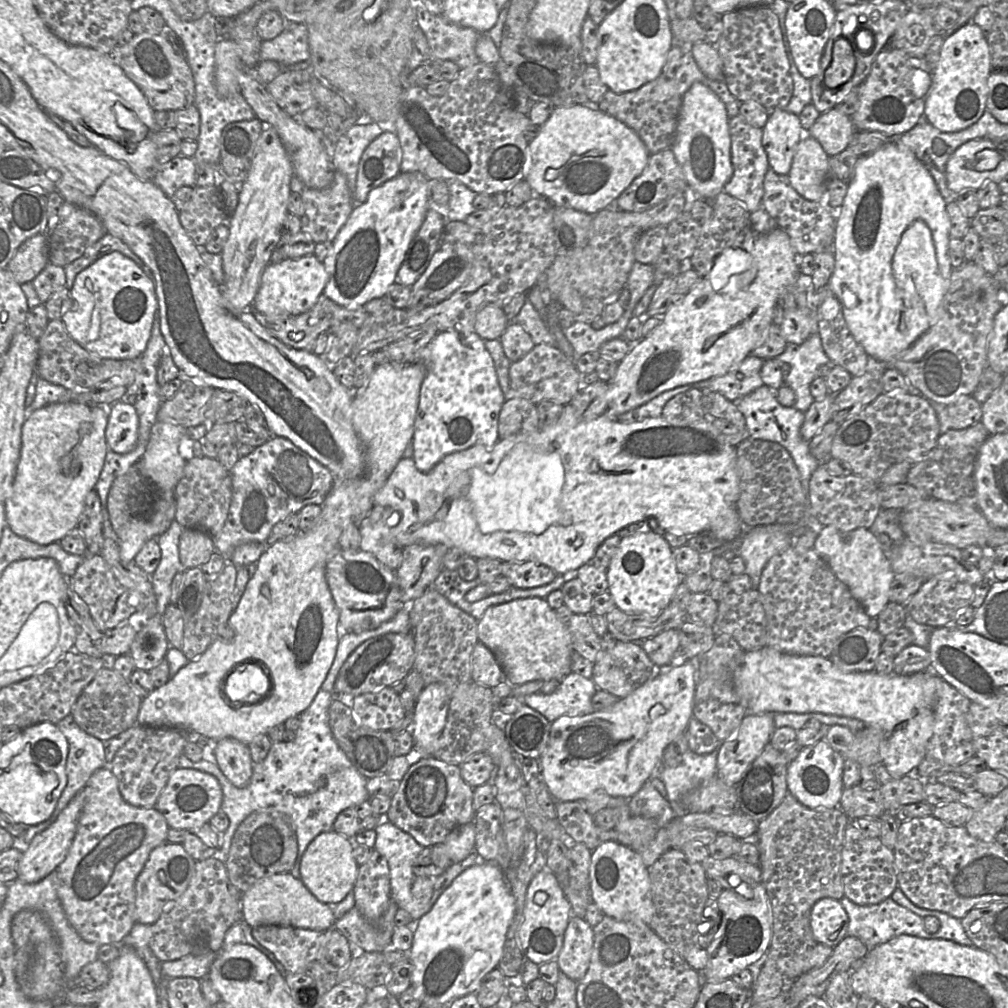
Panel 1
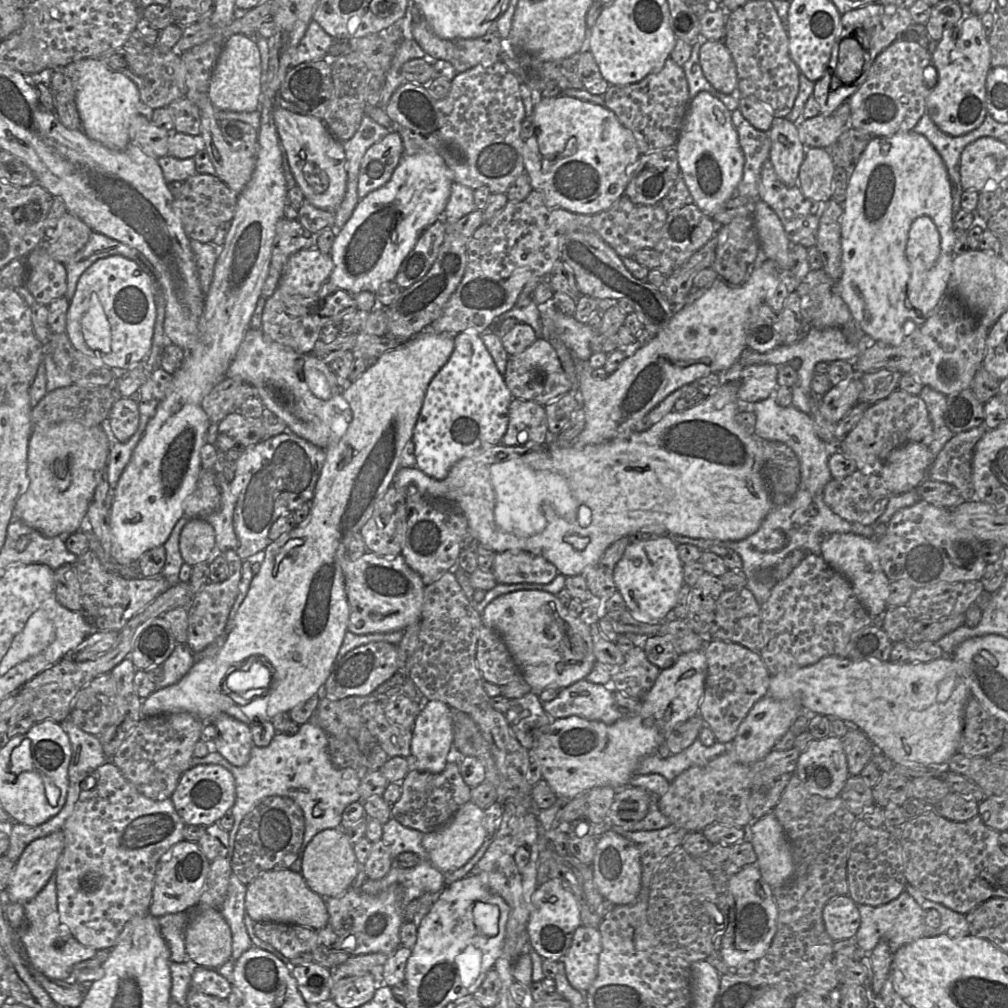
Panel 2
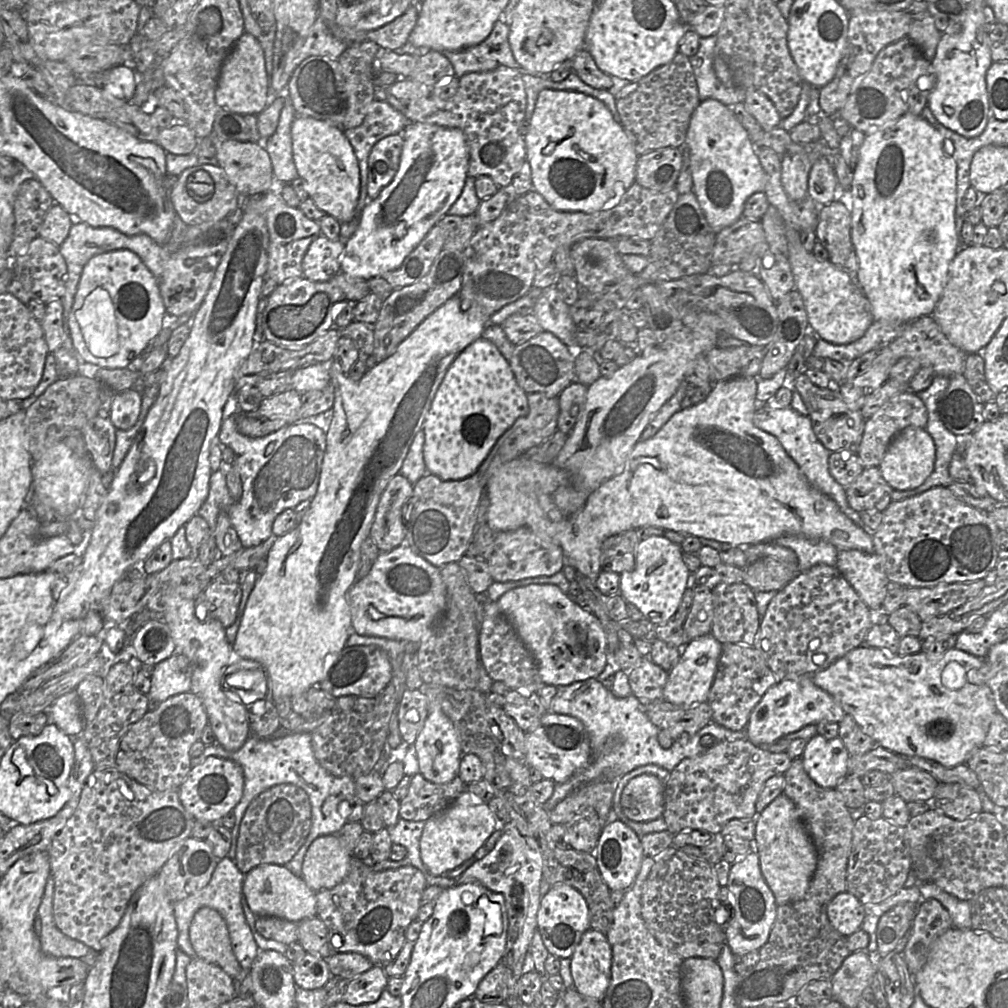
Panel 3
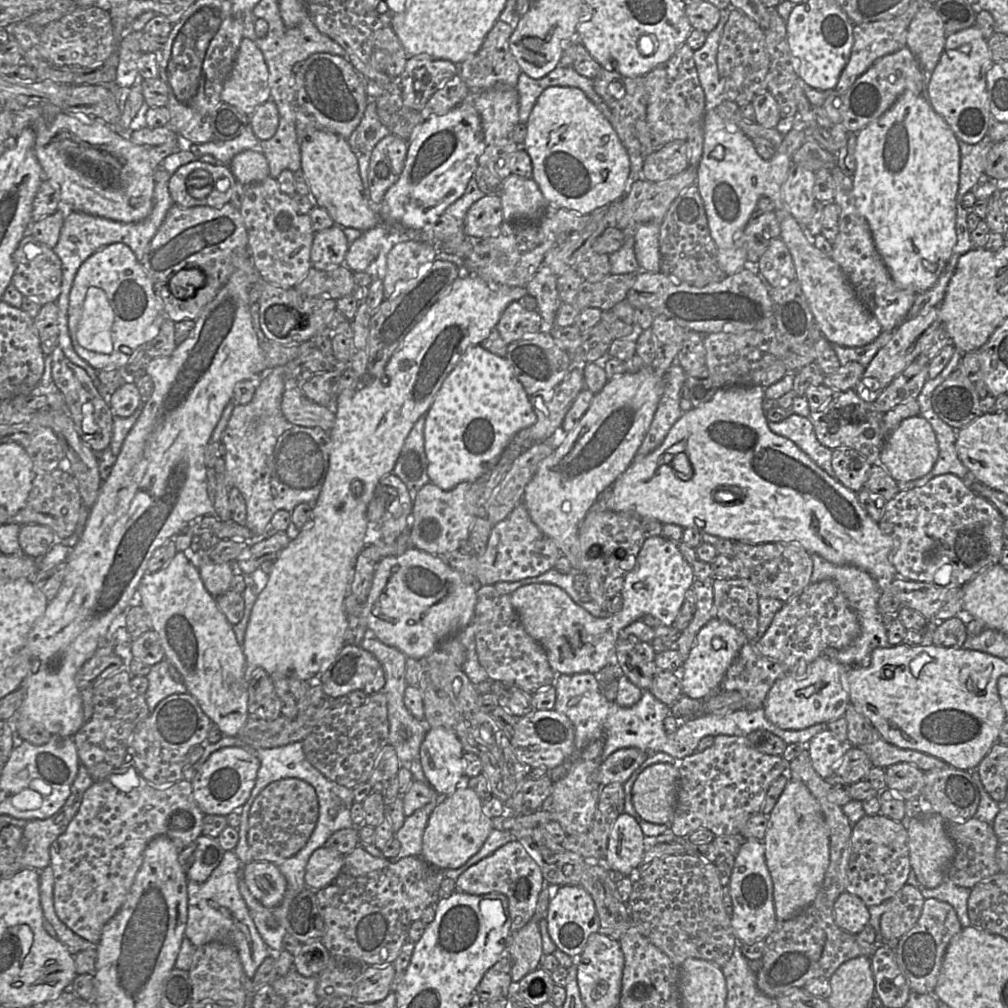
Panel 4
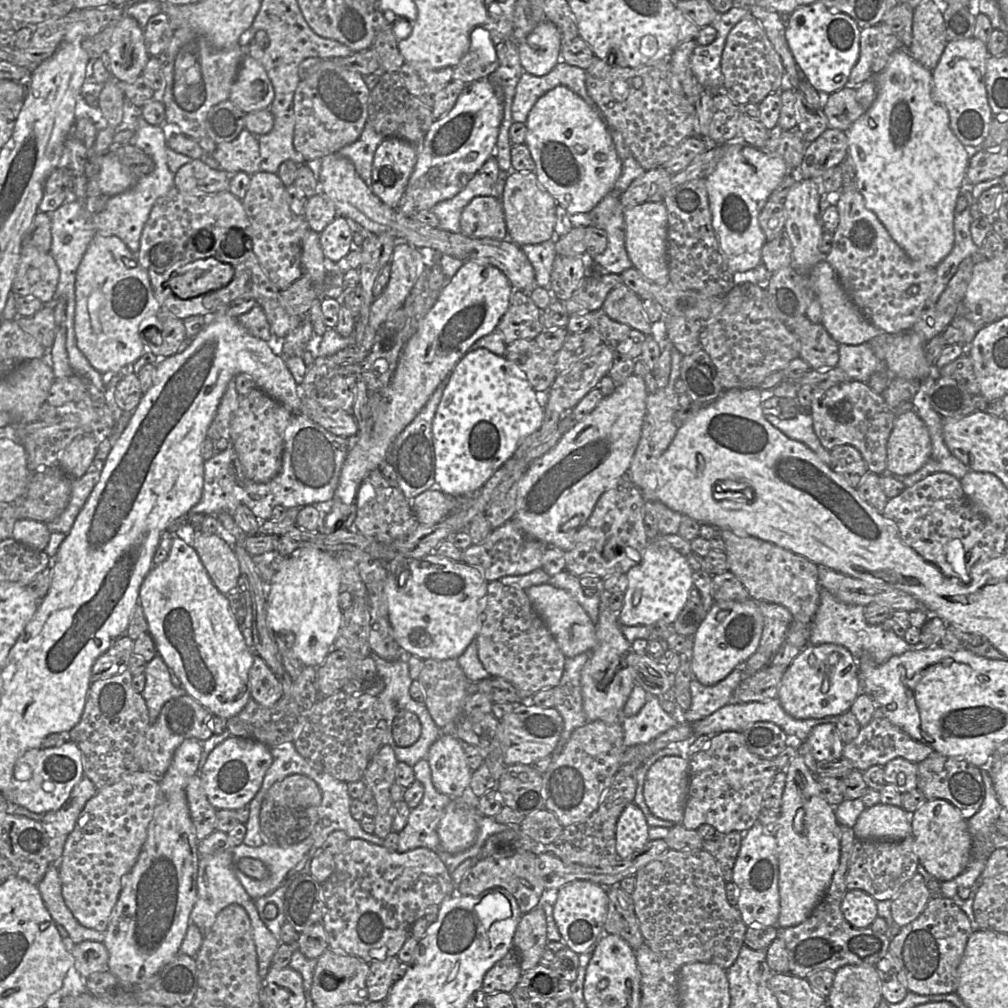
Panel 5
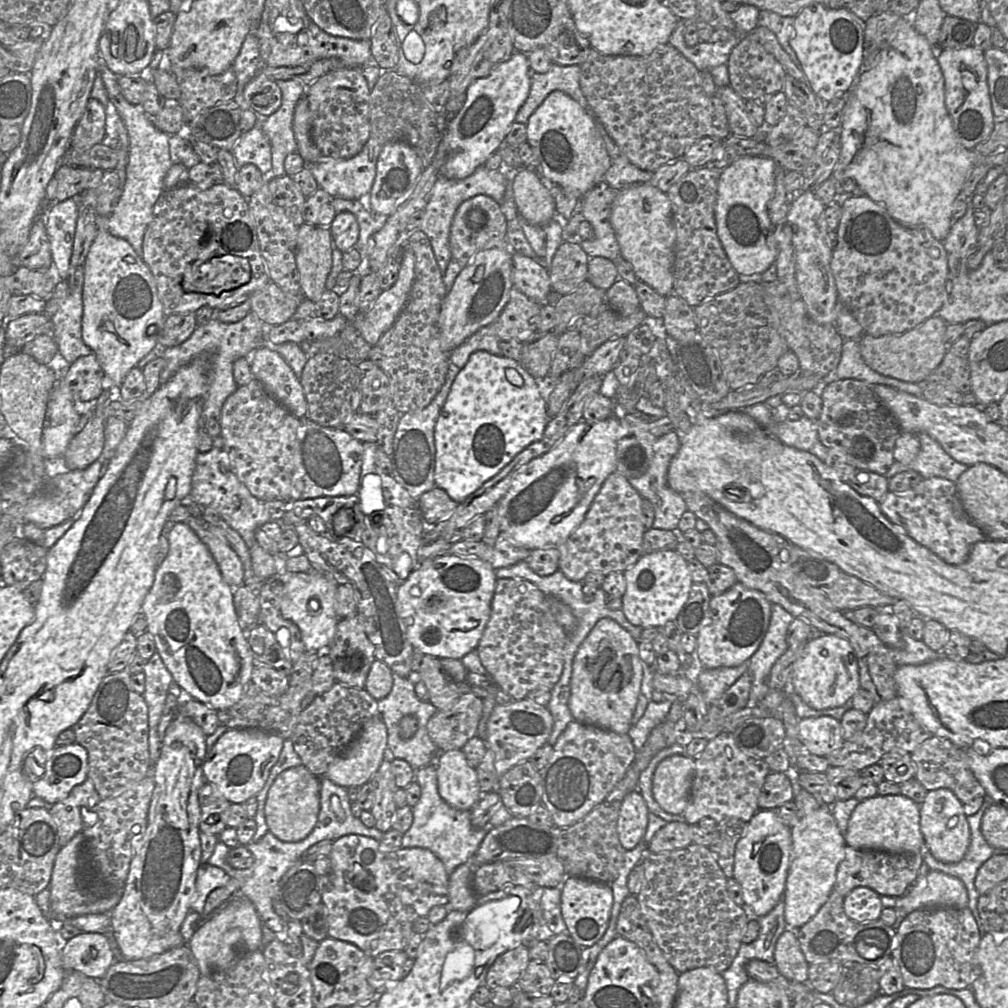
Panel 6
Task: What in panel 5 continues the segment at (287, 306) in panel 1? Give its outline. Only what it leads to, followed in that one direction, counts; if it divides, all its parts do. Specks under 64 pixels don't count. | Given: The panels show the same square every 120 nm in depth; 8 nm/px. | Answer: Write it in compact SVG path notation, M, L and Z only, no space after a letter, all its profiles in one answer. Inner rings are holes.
M337 215L320 233L320 245L325 258L339 262L351 250L352 230L347 218Z

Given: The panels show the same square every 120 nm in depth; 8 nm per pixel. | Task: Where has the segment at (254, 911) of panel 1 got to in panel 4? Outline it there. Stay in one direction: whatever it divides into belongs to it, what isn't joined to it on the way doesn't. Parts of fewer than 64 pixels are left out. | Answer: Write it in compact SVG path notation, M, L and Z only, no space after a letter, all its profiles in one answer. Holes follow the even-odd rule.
M251 861L244 866L244 881L250 893L264 906L278 906L287 888L277 865L269 861Z

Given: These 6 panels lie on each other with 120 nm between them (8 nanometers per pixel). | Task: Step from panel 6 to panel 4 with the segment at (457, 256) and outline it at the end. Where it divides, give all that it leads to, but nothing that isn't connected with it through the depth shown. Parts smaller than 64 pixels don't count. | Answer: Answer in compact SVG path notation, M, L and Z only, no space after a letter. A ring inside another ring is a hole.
M488 194L473 203L464 219L464 233L469 238L488 238L503 222L499 194Z

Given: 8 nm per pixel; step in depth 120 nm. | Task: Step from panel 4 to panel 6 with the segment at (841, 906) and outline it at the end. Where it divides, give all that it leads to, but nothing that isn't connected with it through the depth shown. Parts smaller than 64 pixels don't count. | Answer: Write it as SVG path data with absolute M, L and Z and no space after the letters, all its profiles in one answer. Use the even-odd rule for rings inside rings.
M856 887L844 897L844 911L851 920L860 924L879 920L884 908L880 896L871 888Z

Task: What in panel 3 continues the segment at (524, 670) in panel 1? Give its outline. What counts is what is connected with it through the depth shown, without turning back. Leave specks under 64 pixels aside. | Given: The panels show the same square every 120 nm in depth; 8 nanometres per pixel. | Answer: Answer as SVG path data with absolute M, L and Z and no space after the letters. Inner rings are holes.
M530 584L505 592L497 604L517 634L532 653L538 665L538 672L545 685L556 687L577 681L596 678L608 663L606 633L598 618L574 603L556 585Z

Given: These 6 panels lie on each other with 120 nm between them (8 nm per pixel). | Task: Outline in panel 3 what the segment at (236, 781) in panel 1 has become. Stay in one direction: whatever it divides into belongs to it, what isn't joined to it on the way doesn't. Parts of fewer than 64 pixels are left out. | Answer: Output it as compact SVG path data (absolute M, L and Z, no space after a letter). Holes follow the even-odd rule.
M162 590L148 602L145 608L163 611L164 621L170 629L175 644L175 654L186 656L192 663L190 691L198 696L208 716L208 724L216 736L217 744L225 750L239 750L251 735L248 709L241 702L230 699L222 687L222 675L234 659L232 645L227 641L226 628L209 616L199 621L194 613L195 599L183 598L175 592Z

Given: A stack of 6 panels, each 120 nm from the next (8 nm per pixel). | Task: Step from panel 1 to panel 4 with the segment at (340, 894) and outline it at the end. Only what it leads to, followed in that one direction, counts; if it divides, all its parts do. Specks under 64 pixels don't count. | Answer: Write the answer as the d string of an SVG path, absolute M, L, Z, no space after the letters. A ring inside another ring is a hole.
M332 848L316 849L306 865L305 886L318 891L329 885L338 876L343 862L344 856Z

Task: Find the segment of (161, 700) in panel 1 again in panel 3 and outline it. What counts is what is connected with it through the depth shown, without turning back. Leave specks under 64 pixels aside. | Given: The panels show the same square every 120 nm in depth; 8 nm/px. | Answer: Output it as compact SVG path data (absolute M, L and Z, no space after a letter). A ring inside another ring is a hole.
M454 296L452 298L450 298L449 300L447 300L442 306L440 306L438 309L436 309L433 313L431 313L427 318L425 318L397 347L397 349L395 350L395 352L389 356L388 358L386 358L385 360L383 360L382 362L376 364L374 367L372 367L371 369L367 370L367 372L364 374L364 376L358 380L358 381L354 381L351 380L350 378L348 378L346 376L346 374L344 374L343 372L340 371L339 366L333 361L333 359L330 362L322 362L322 363L329 363L329 371L330 371L330 375L331 375L331 382L334 386L334 394L335 394L335 398L334 398L334 404L333 404L333 419L332 419L332 423L330 426L330 429L327 433L327 447L325 450L325 455L324 455L324 460L323 460L323 464L322 464L322 470L321 470L321 475L320 475L320 480L319 480L319 485L318 485L318 489L317 492L315 494L315 496L312 498L311 500L311 506L310 509L308 510L307 514L304 516L304 518L302 519L302 521L300 523L298 523L295 528L293 528L292 530L290 530L288 533L286 533L285 535L281 536L281 537L276 537L267 556L267 567L265 572L260 575L257 580L256 583L254 585L253 590L250 593L250 596L247 600L246 606L245 606L245 610L241 619L241 623L239 626L239 629L237 631L237 635L235 638L234 643L232 644L232 650L234 653L235 658L243 658L243 659L249 659L249 660L253 660L256 661L258 663L261 664L262 669L265 672L266 678L267 678L267 693L266 693L266 697L269 696L269 690L270 690L270 696L272 697L273 702L276 699L282 698L282 697L293 697L296 695L299 695L303 692L305 692L306 690L308 690L311 687L315 687L316 689L320 688L320 683L324 680L324 678L326 677L328 670L329 670L329 665L330 665L330 660L333 659L335 656L337 656L342 649L346 646L346 641L348 639L348 637L354 633L355 631L352 630L352 625L351 625L351 613L350 613L350 606L349 606L349 591L352 588L352 586L354 585L354 583L357 581L357 571L359 568L359 559L360 559L360 548L361 548L361 544L362 542L369 536L370 533L370 528L371 528L371 524L373 521L373 518L375 516L375 512L377 509L377 505L379 503L380 497L384 491L384 489L386 488L386 486L388 485L389 481L397 474L400 474L400 469L402 467L402 464L404 462L404 459L409 451L409 448L414 440L414 437L416 435L416 433L422 428L424 419L430 409L431 403L434 399L434 396L441 384L441 382L443 381L443 378L445 377L445 374L448 370L448 368L450 367L450 365L453 363L453 361L456 359L456 357L468 346L470 345L472 342L474 342L475 340L479 339L480 337L482 337L483 331L485 329L485 327L487 326L487 324L490 322L490 317L489 314L480 306L480 305L471 305L471 307L467 310L462 310L461 309L461 301L459 299L458 296Z

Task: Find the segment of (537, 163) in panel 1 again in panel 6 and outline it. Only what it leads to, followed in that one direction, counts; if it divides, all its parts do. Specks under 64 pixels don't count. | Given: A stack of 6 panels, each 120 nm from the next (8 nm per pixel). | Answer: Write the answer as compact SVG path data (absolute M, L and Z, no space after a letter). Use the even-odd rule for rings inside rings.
M563 91L551 92L525 124L527 143L539 158L538 174L543 180L571 189L579 199L603 181L611 165L605 143L593 118Z

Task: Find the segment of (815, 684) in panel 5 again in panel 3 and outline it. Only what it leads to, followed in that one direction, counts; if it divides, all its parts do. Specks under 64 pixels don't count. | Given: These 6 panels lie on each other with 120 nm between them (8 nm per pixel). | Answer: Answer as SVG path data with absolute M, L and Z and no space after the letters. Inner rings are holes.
M812 674L781 680L771 686L752 710L745 727L747 739L756 746L769 745L781 737L821 721L840 723L845 711L829 693L815 685Z

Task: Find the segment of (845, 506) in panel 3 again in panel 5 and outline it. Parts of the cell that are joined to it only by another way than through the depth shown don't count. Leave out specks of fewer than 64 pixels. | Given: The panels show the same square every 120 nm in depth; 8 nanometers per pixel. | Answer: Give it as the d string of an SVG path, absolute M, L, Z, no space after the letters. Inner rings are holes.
M809 411L805 413L799 412L797 416L791 419L782 419L768 412L765 413L765 418L787 437L802 442L810 448L823 463L830 465L830 451L822 446L816 436Z

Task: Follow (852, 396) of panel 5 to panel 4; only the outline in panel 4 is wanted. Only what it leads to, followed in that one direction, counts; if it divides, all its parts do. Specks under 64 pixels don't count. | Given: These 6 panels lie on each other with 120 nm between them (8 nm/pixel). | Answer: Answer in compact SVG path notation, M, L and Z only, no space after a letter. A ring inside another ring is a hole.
M810 384L805 391L809 403L811 420L818 441L834 450L839 447L852 448L861 453L870 465L879 463L885 442L884 413L878 411L874 403L866 402L854 389L839 391L823 384Z

